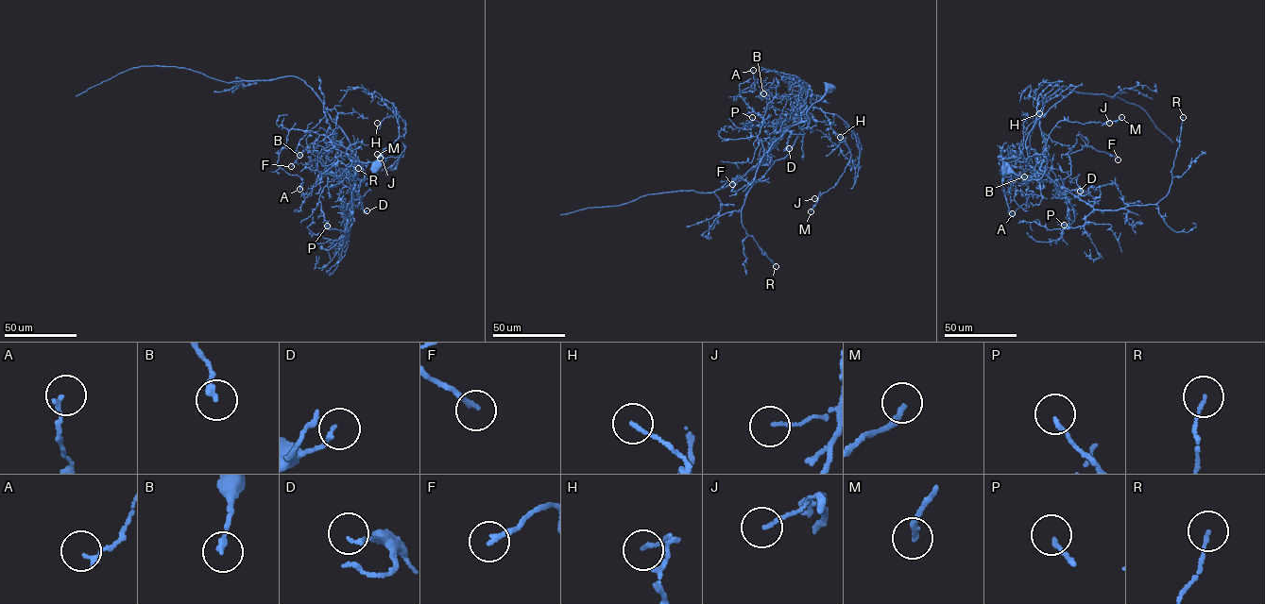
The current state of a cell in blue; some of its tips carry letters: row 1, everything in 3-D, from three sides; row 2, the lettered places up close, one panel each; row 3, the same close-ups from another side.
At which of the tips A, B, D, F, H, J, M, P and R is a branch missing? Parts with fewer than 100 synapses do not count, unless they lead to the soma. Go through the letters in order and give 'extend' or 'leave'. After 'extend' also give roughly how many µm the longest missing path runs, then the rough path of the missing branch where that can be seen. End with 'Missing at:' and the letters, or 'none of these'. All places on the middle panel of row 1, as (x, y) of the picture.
A: leave
B: leave
D: leave
F: leave
H: leave
J: leave
M: leave
P: leave
R: leave
Missing at: none of these

